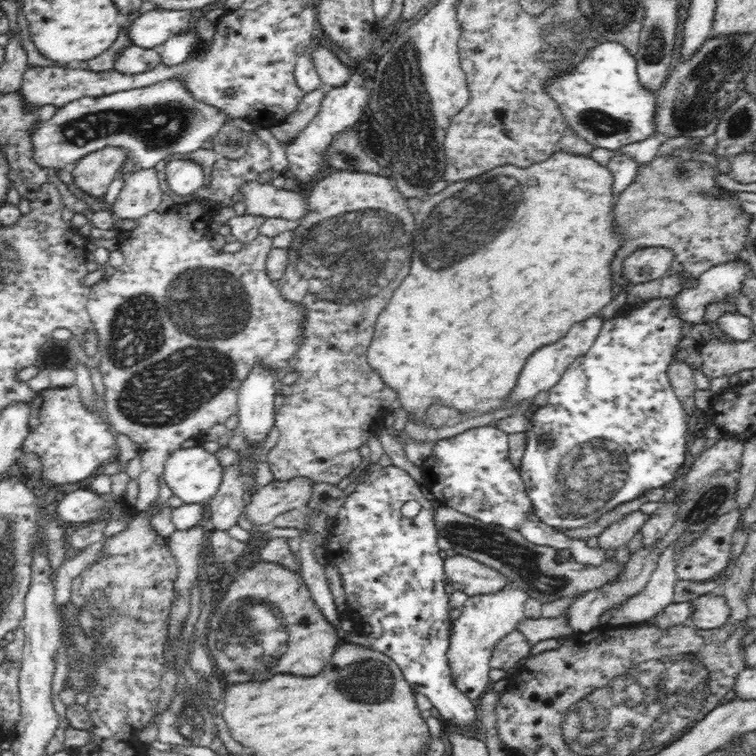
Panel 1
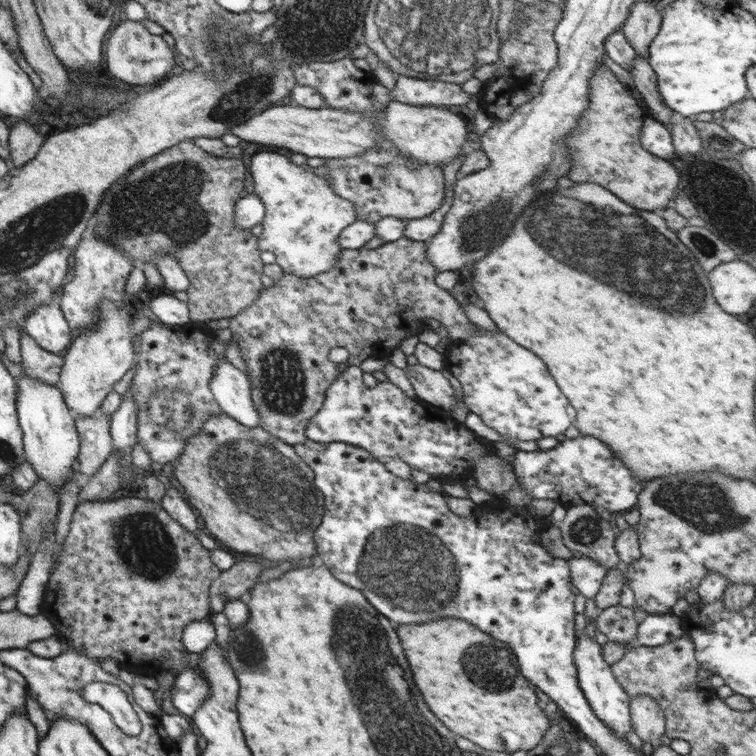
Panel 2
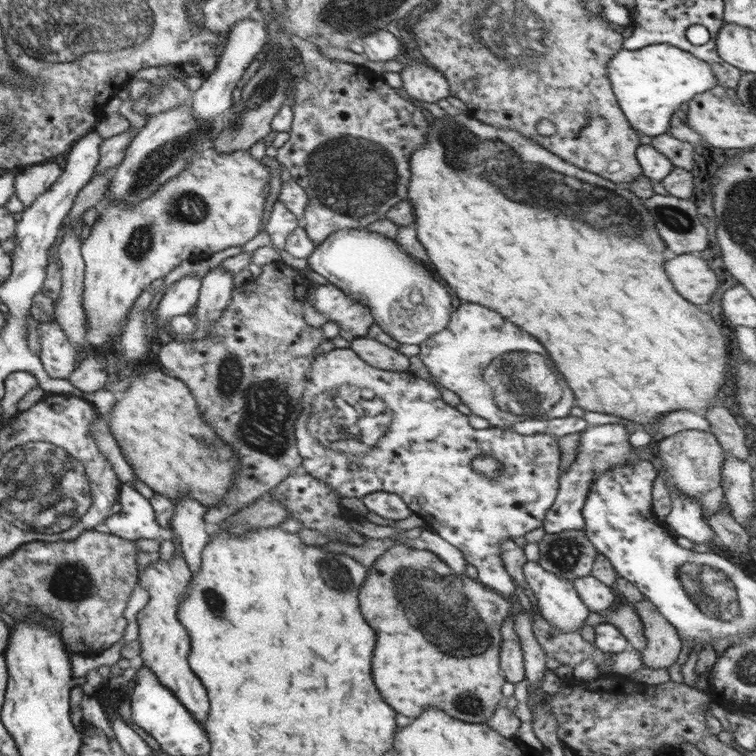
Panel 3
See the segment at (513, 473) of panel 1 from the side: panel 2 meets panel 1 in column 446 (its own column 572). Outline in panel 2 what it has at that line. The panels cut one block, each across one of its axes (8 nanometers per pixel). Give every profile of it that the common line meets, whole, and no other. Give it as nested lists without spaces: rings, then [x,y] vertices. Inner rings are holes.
[[[595,436],[566,438],[550,450],[522,451],[518,449],[510,463],[524,494],[538,500],[553,500],[566,509],[572,506],[602,506],[610,513],[623,513],[635,508],[643,484],[613,452]]]

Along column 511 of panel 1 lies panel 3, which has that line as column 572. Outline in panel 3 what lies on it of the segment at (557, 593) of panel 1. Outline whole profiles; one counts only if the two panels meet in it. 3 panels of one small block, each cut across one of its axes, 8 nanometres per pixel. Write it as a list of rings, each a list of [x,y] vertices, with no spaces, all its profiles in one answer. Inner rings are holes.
[[[584,530],[545,533],[537,545],[540,550],[539,565],[570,582],[590,575],[599,553]]]

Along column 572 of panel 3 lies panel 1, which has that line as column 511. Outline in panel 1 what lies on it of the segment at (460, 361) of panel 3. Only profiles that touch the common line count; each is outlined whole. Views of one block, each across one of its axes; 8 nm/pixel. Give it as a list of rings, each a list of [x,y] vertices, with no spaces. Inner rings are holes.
[[[595,315],[587,320],[573,324],[573,327],[566,333],[566,336],[555,341],[554,344],[548,344],[544,346],[544,348],[536,350],[536,352],[528,358],[528,362],[522,366],[523,370],[518,378],[518,383],[510,393],[510,396],[508,396],[508,400],[506,400],[504,406],[516,406],[523,400],[531,400],[533,402],[536,394],[549,391],[558,384],[570,364],[590,350],[590,346],[594,344],[594,340],[596,340],[598,333],[602,330],[604,321],[601,316]]]

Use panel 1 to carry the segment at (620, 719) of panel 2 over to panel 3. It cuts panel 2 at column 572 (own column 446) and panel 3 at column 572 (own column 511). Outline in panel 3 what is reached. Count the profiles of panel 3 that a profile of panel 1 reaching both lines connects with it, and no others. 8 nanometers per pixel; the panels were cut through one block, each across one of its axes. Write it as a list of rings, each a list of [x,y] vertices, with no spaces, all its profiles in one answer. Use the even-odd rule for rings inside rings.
[[[527,560],[523,566],[524,578],[532,594],[536,596],[536,604],[540,608],[542,618],[560,632],[576,632],[578,628],[582,628],[586,618],[591,613],[589,608],[582,602],[578,596],[578,592],[573,587],[573,583],[544,570],[536,560]]]

